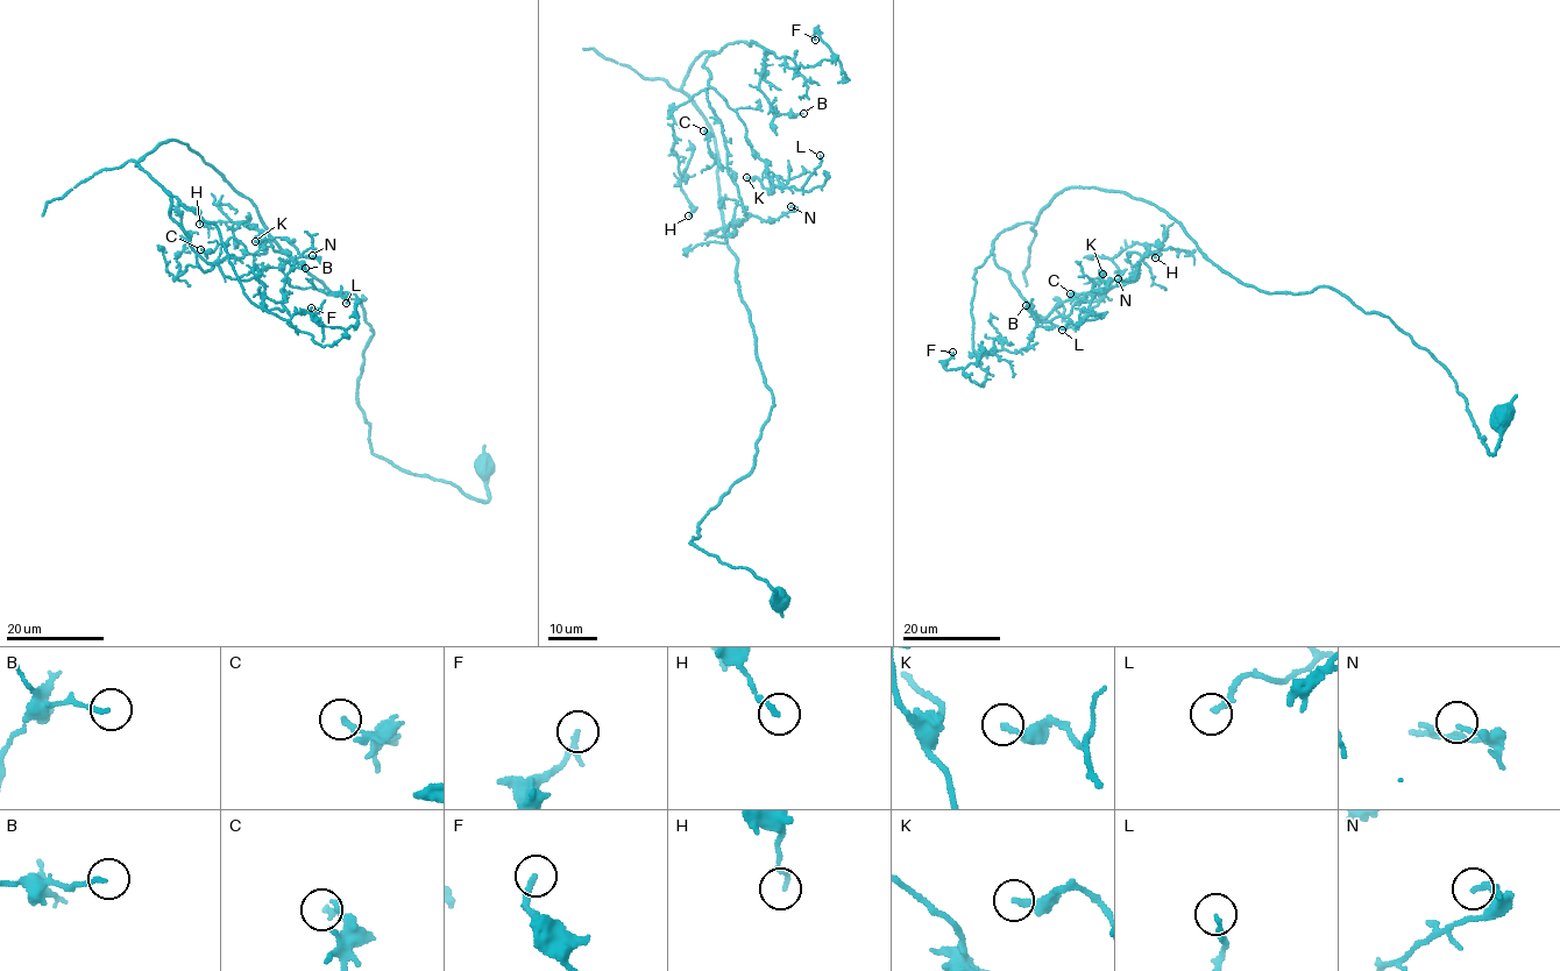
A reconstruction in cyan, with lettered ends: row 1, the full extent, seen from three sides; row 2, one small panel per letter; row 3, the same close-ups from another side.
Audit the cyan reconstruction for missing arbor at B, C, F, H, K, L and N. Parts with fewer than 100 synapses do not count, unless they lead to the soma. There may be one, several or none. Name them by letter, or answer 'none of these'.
none of these

